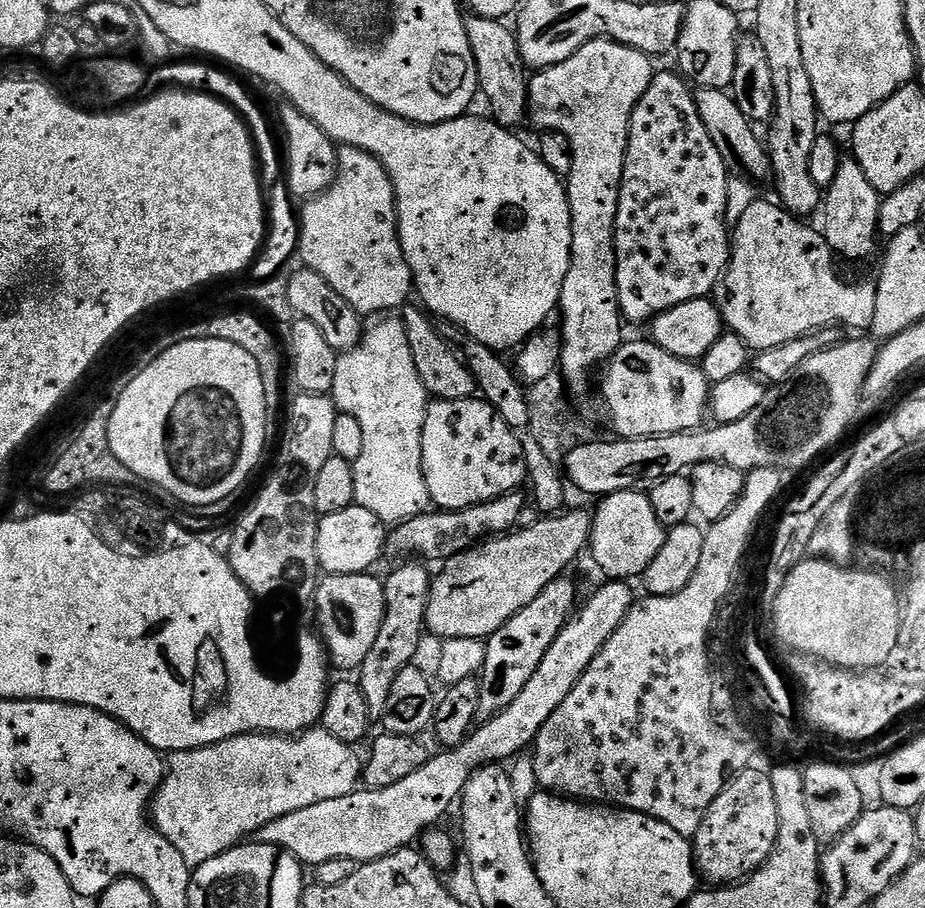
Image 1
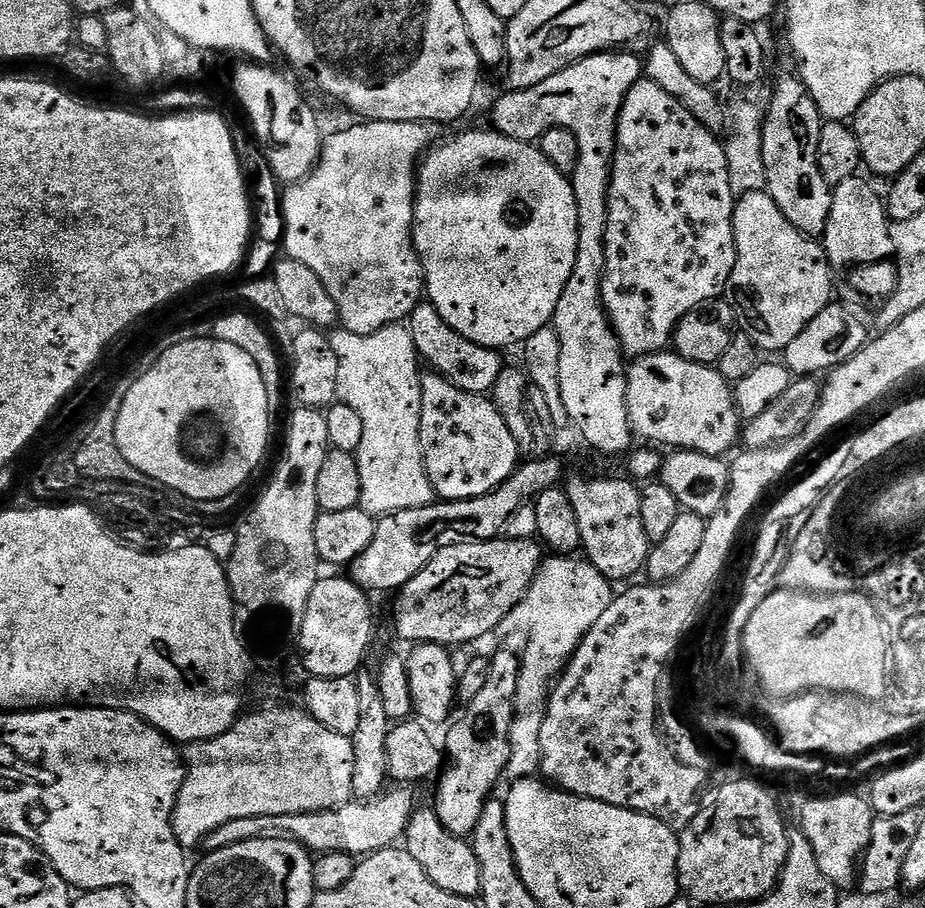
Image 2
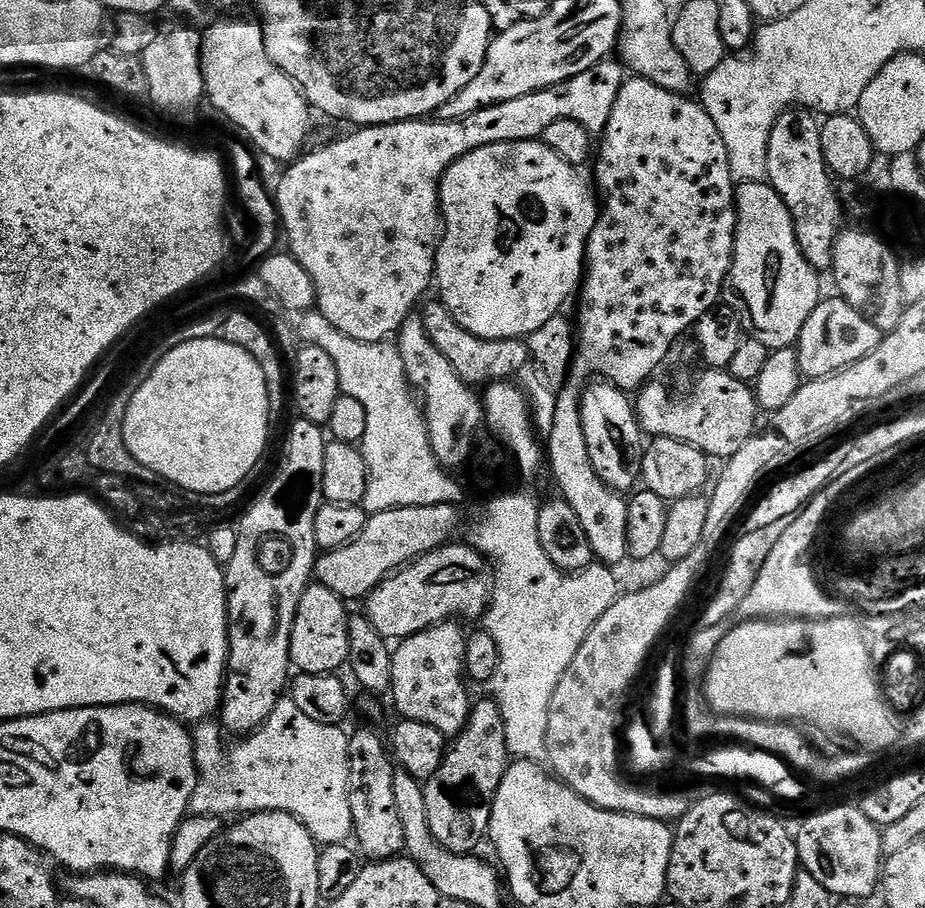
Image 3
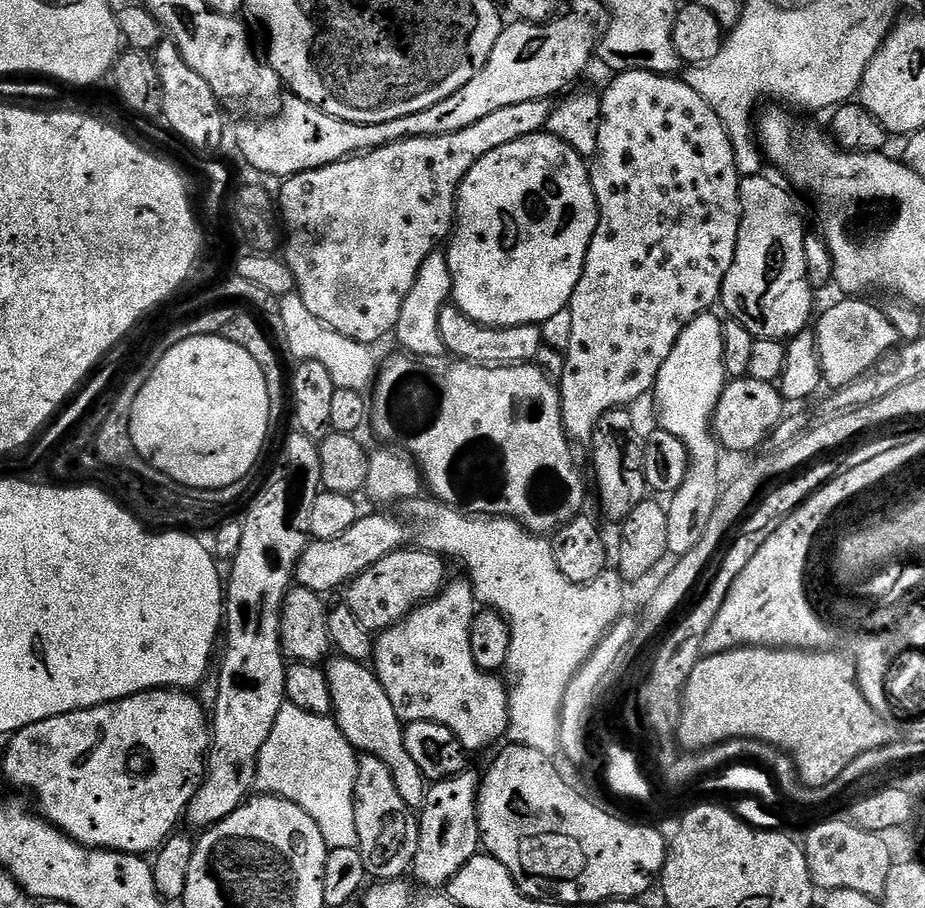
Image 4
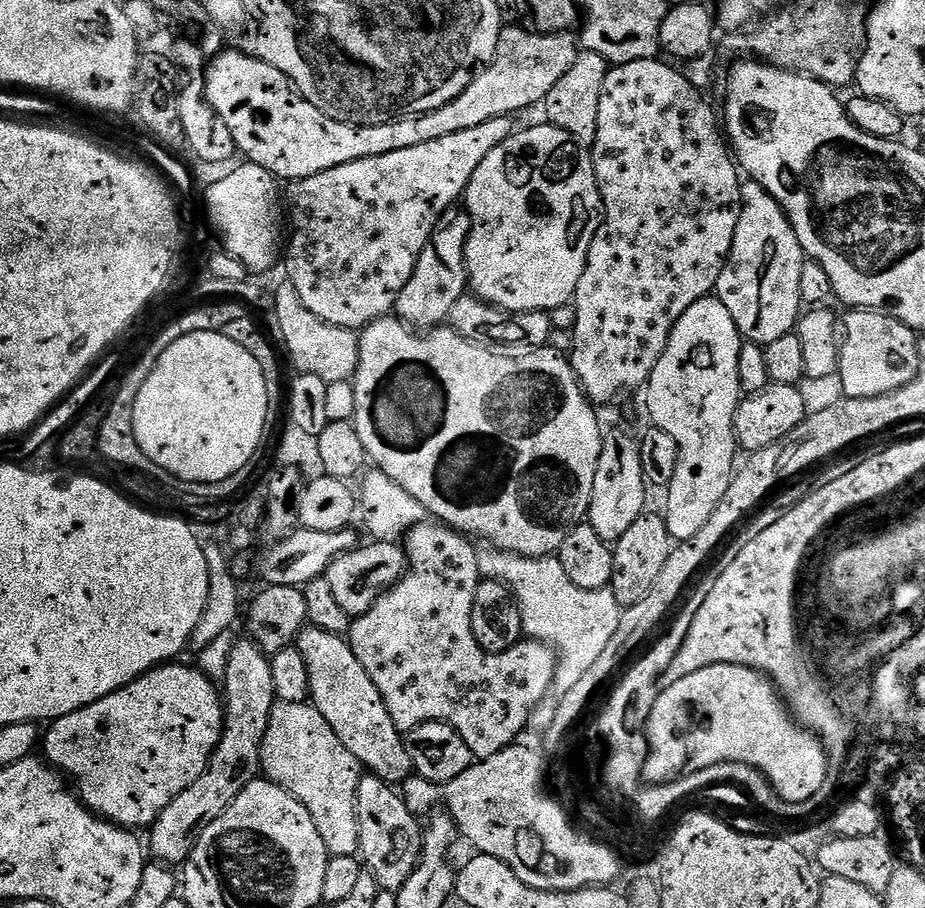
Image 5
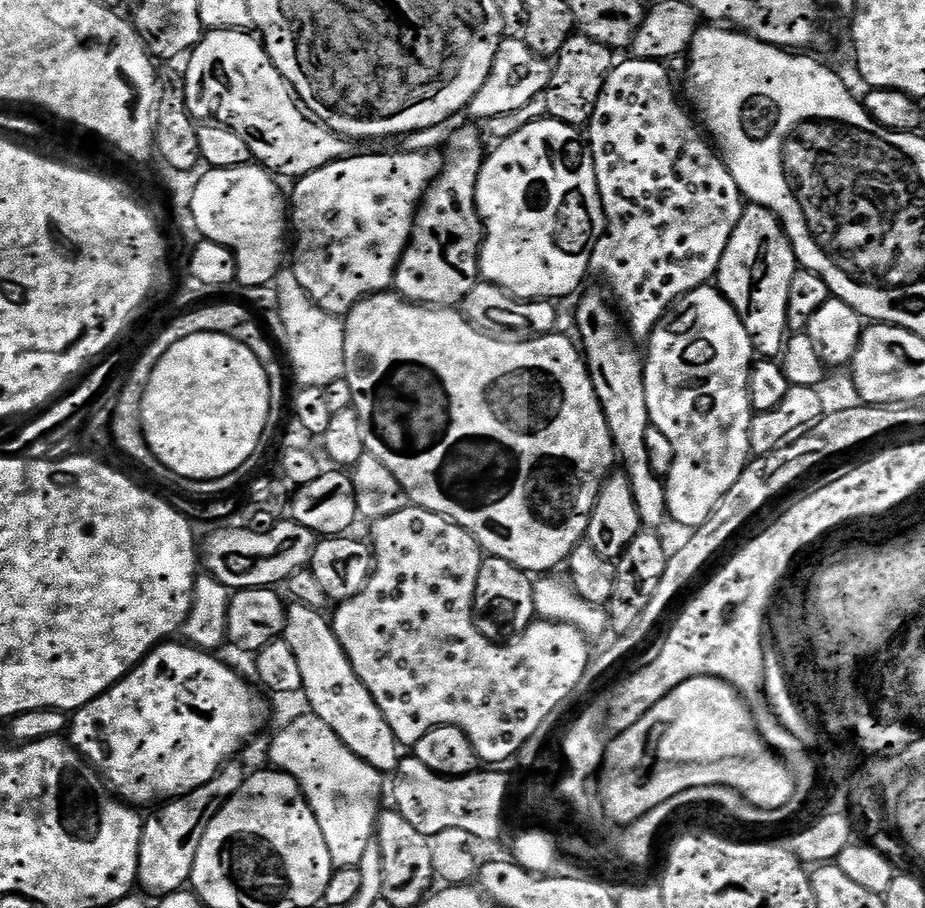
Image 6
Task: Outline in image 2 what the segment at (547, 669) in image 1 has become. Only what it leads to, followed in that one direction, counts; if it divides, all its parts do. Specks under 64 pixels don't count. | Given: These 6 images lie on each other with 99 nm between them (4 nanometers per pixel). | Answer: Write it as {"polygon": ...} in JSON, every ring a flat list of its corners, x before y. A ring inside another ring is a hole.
{"polygon":[[396,786,383,794,363,802,349,802,341,808,331,808,325,812,307,812,306,814,282,814,281,816,255,816,254,818,234,818,226,822,226,826,218,826,204,840,202,848,205,853,217,852,231,844,238,842,250,842,258,838,278,838,279,840,293,840,302,847,307,848,309,853,323,854,325,852,349,852,351,856,363,858,380,852,383,848,391,848,403,837,406,826,410,822,412,813,418,807,418,801,411,787]]}

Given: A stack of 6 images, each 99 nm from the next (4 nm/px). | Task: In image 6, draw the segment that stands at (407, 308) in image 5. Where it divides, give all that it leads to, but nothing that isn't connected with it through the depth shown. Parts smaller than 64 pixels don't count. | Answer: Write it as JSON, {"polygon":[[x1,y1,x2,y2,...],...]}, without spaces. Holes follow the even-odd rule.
{"polygon":[[460,128,452,136,452,157,443,161,440,175,432,187,424,193,416,218,412,221,412,237,396,267,394,288,405,300,429,306,456,306,464,301,466,294,474,290,481,279,480,248,484,245,484,223,476,208,476,183,484,164,486,148,480,145,480,132,476,128]]}

